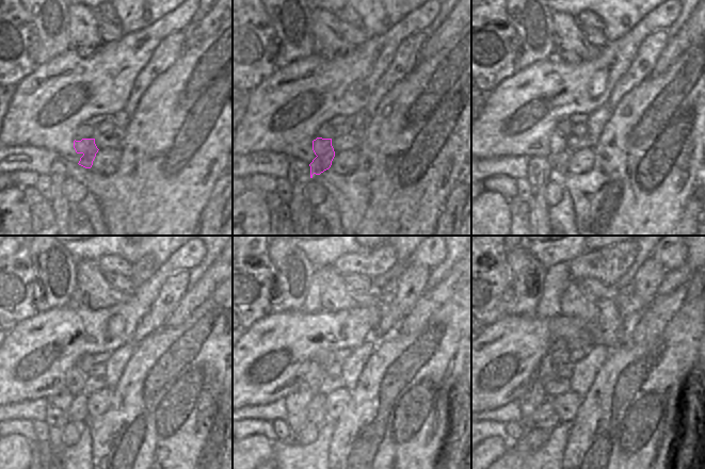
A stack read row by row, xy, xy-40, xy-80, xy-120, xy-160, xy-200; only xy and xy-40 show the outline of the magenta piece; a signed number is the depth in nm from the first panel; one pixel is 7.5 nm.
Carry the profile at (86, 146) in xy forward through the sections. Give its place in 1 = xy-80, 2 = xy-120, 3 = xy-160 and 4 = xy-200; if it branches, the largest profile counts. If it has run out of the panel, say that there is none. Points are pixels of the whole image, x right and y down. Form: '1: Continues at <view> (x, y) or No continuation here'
1: Continues at xy-80 (559, 157)
2: Continues at xy-120 (78, 413)
3: Continues at xy-160 (316, 414)
4: Continues at xy-200 (544, 417)

